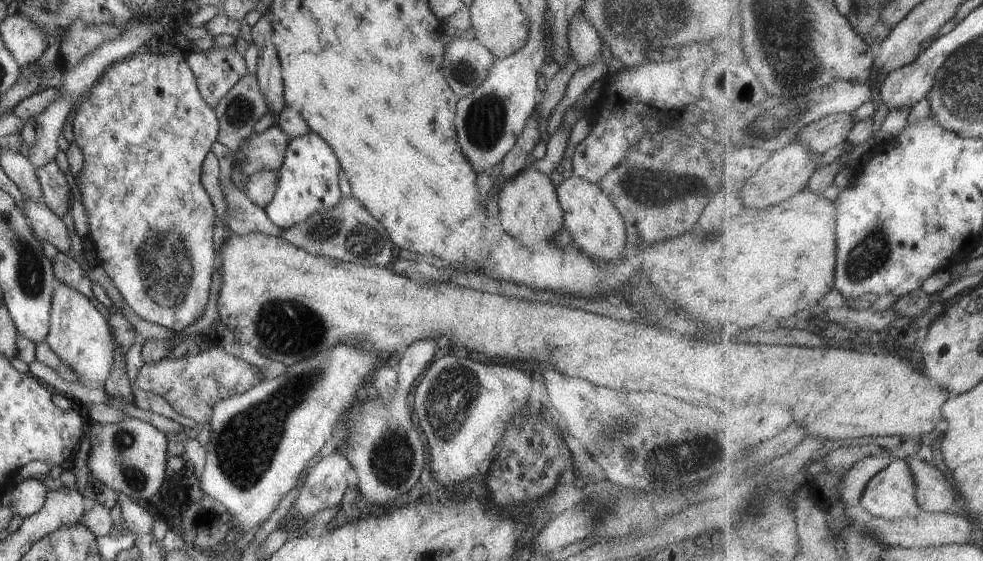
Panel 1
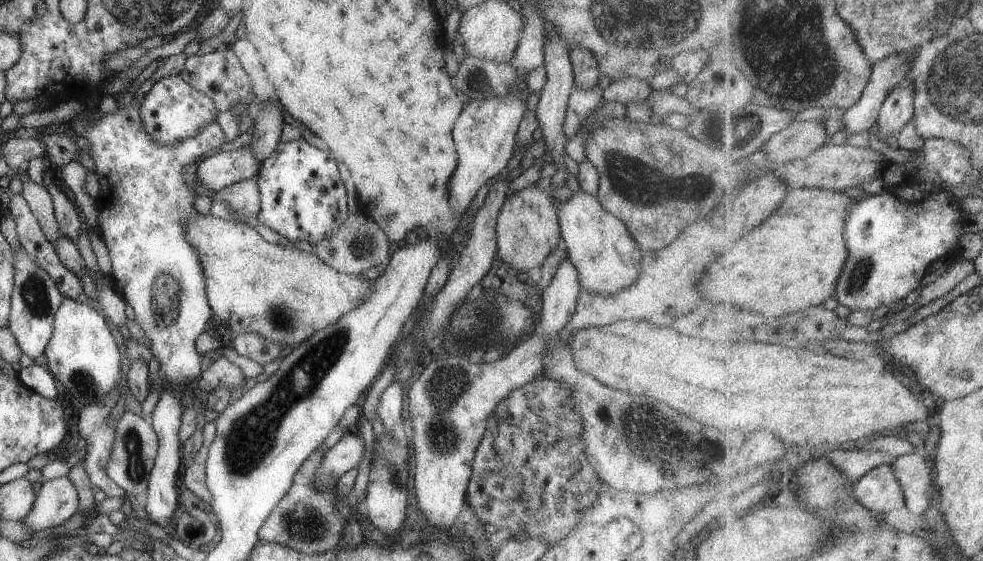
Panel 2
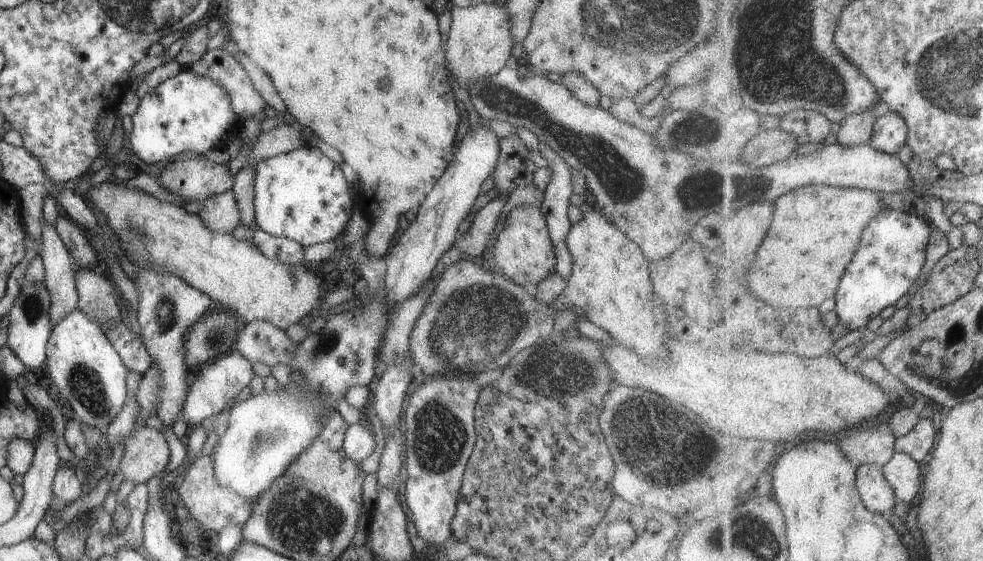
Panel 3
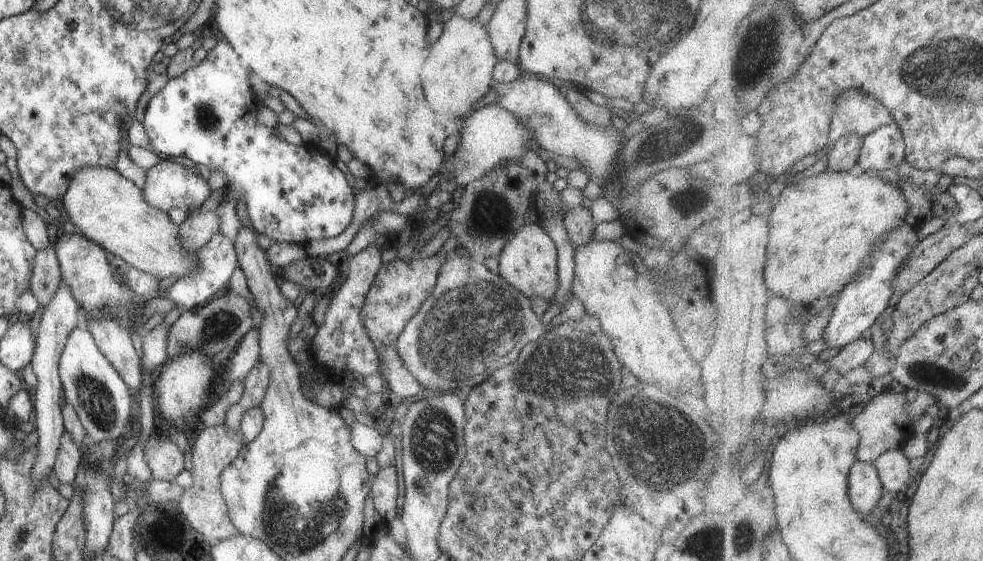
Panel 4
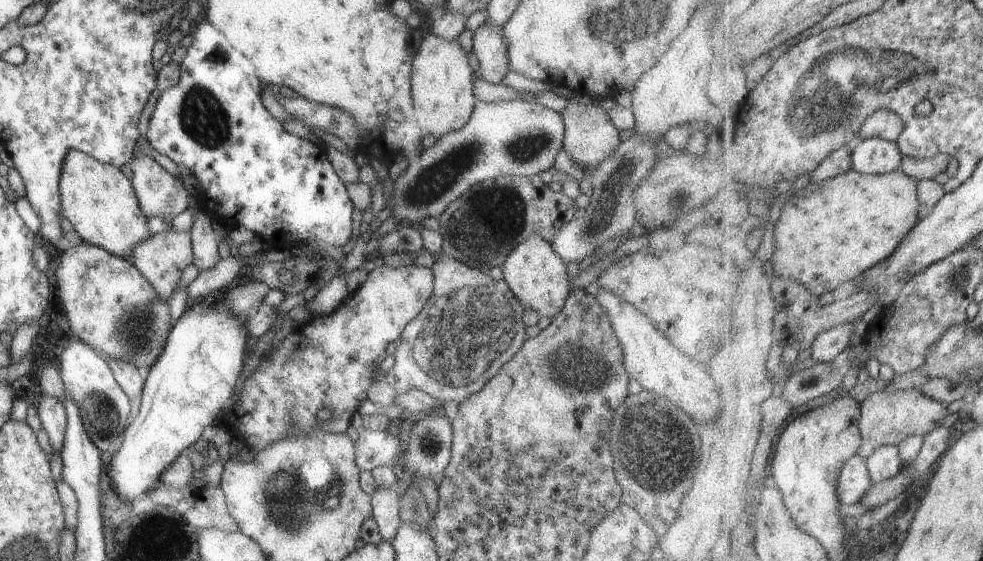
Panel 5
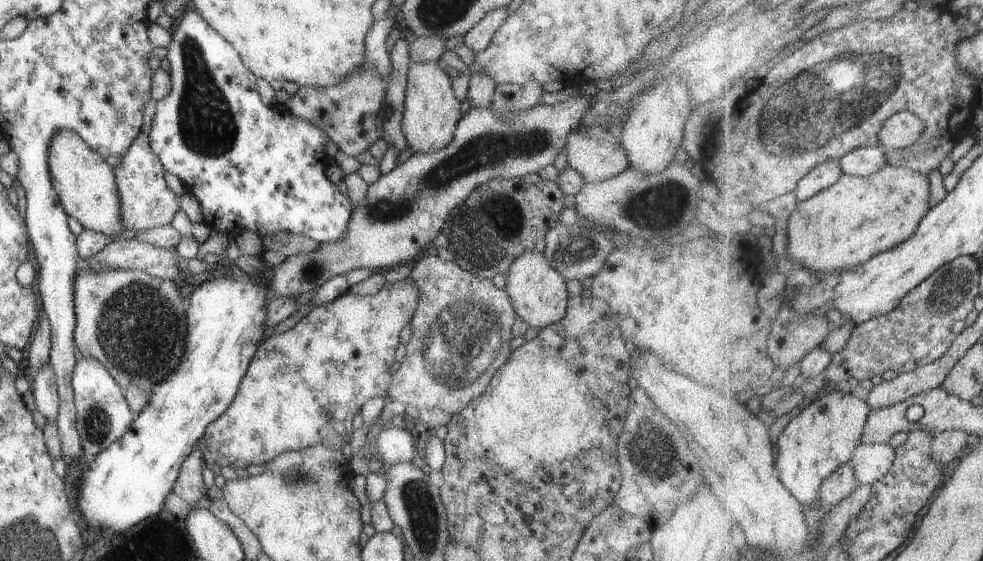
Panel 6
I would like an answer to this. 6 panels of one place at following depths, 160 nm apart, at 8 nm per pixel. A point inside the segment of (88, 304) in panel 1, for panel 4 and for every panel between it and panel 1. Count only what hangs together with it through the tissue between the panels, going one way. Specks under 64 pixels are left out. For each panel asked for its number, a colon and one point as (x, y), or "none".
2: (81, 354)
3: (80, 361)
4: (101, 400)

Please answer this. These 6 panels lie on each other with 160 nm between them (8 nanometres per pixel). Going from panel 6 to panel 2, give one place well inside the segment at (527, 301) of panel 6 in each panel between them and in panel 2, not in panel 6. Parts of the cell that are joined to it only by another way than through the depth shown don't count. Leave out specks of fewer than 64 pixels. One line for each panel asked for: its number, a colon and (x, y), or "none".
2: (527, 230)
3: (522, 252)
4: (526, 261)
5: (532, 270)

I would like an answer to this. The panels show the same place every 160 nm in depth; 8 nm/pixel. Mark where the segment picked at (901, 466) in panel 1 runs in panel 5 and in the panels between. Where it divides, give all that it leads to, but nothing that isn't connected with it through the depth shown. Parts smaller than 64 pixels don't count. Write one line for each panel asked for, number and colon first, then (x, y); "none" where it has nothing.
2: (880, 492)
3: (878, 495)
4: (865, 488)
5: (855, 481)

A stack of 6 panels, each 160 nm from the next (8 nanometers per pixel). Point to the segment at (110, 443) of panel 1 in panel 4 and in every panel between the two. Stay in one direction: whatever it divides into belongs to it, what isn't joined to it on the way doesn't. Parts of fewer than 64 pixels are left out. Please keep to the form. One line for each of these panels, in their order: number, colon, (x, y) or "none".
2: (135, 445)
3: (145, 454)
4: (165, 460)

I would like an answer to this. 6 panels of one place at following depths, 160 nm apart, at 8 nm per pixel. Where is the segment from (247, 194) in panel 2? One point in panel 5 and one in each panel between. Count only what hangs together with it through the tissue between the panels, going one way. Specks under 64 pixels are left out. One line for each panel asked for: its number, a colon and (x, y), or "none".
3: (219, 213)
4: (193, 232)
5: (160, 259)

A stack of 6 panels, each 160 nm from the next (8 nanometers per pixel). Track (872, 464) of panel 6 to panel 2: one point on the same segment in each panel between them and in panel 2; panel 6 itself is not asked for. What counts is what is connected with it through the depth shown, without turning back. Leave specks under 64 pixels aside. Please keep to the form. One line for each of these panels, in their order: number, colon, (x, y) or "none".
2: (914, 473)
3: (902, 472)
4: (893, 466)
5: (886, 462)

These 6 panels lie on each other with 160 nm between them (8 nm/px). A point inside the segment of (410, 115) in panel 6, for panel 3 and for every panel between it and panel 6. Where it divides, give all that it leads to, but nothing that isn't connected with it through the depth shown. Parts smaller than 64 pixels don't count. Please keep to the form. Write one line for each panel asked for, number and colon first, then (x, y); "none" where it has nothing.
3: (478, 42)
4: (457, 72)
5: (442, 80)

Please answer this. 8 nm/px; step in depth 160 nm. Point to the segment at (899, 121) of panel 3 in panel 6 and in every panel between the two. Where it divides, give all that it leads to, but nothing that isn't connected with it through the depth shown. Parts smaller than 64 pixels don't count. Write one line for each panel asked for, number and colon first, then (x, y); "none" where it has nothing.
4: (883, 151)
5: (875, 156)
6: (865, 161)

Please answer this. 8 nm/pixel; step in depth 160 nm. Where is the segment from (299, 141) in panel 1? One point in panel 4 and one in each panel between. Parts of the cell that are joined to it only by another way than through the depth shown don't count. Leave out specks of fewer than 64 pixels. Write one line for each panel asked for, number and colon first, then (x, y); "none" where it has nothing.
2: (302, 197)
3: (301, 195)
4: (205, 117)

